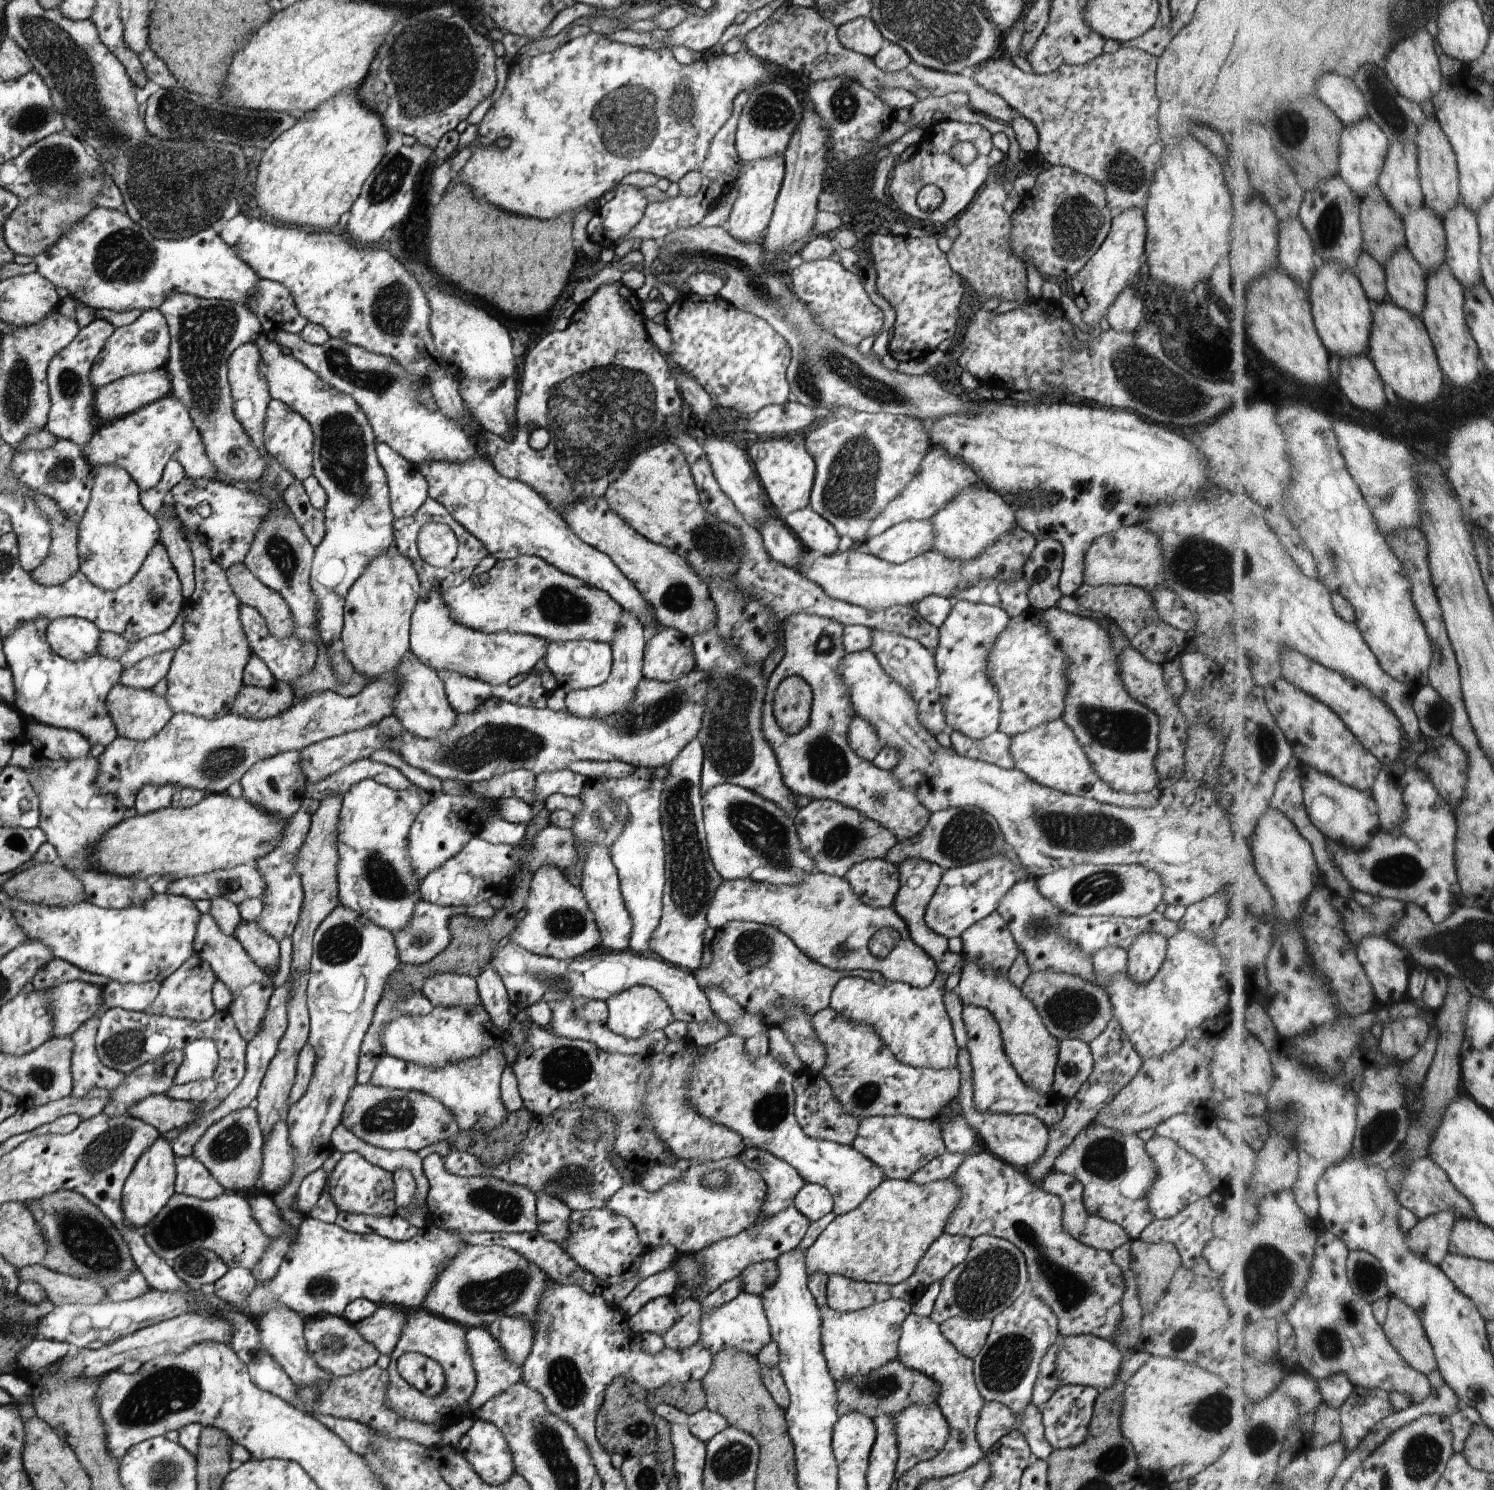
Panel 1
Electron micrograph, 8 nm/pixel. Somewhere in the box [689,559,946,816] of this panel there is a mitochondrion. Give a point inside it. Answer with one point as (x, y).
(730, 752)

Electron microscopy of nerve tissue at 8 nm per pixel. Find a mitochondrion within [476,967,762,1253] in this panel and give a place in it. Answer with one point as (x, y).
(566, 1069)

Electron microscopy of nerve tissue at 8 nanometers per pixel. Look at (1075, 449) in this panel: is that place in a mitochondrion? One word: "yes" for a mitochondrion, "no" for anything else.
no

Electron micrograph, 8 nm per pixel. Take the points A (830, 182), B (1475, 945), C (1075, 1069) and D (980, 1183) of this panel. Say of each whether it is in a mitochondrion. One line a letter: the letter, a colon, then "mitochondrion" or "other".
A: other
B: mitochondrion
C: mitochondrion
D: other

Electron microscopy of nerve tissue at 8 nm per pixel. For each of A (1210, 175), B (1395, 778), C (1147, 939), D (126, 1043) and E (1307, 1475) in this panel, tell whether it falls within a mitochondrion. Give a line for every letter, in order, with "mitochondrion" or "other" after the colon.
A: other
B: other
C: other
D: mitochondrion
E: mitochondrion

